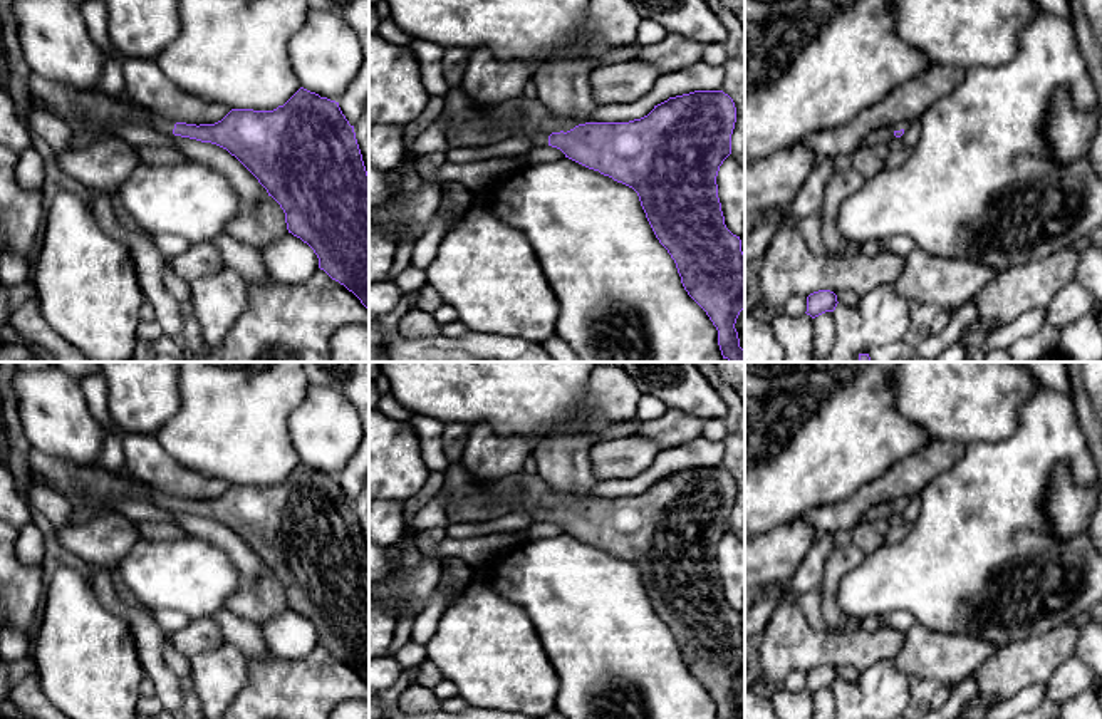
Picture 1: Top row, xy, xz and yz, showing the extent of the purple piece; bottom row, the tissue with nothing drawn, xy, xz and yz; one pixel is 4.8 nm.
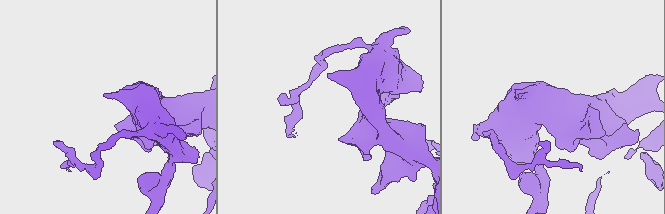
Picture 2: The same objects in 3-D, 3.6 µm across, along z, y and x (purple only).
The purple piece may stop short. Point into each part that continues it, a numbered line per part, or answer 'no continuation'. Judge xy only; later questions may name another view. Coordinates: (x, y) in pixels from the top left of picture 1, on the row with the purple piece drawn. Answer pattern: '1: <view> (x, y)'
1: xy (91, 116)

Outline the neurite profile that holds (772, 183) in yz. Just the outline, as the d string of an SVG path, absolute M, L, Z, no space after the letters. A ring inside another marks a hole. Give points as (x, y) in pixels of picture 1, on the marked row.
M805 144L745 164L745 216L777 215L792 203L815 164Z

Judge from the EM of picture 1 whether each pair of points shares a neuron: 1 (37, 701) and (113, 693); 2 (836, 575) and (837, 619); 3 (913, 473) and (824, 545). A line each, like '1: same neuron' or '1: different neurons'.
1: different neurons
2: same neuron
3: different neurons

